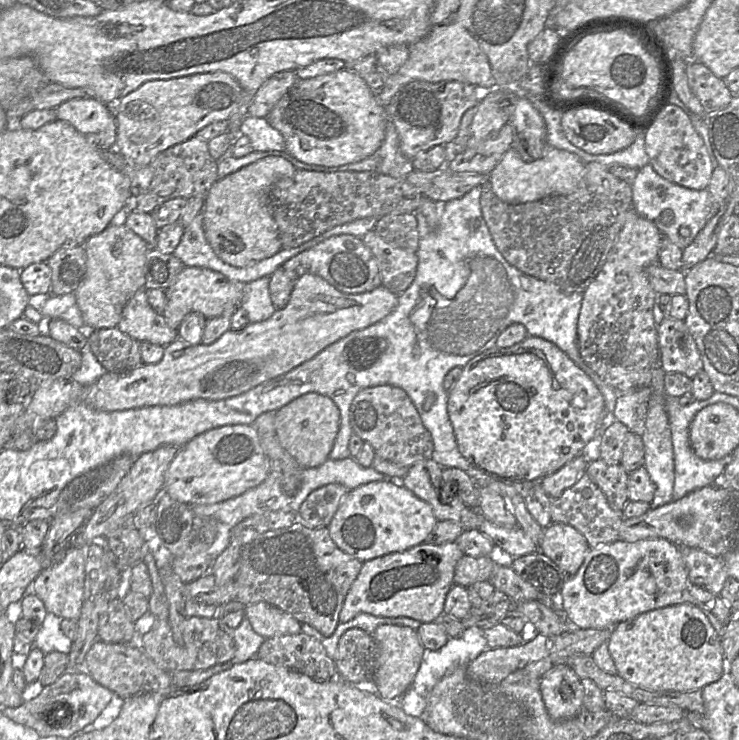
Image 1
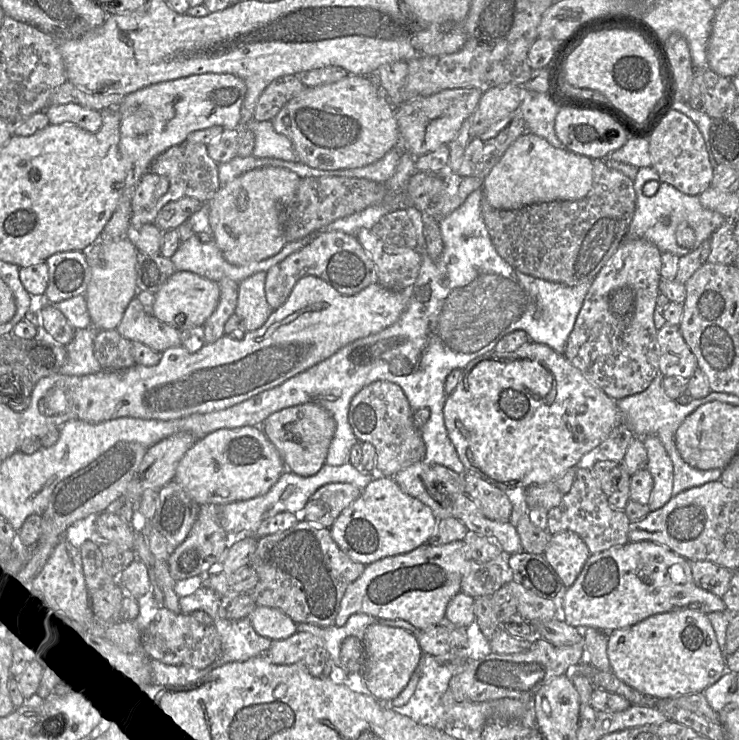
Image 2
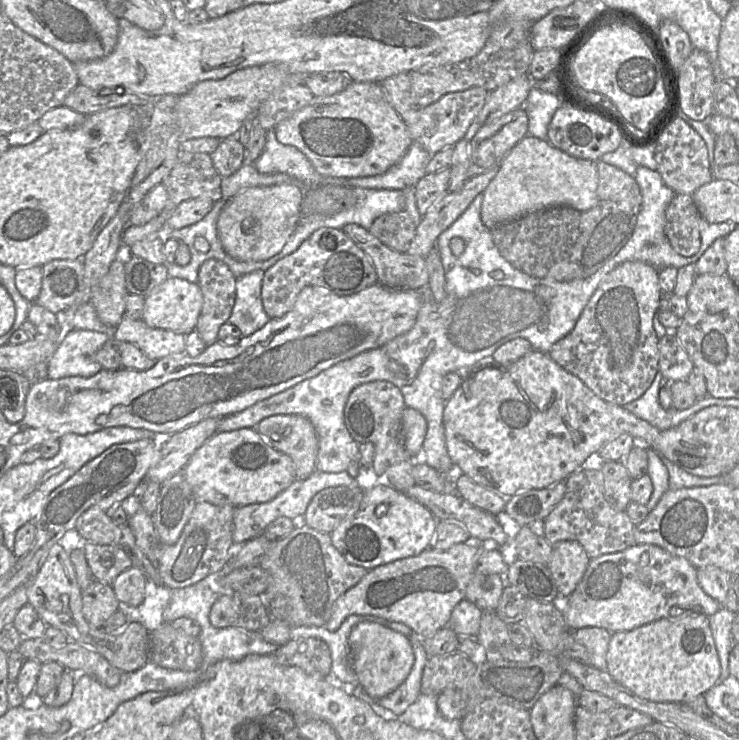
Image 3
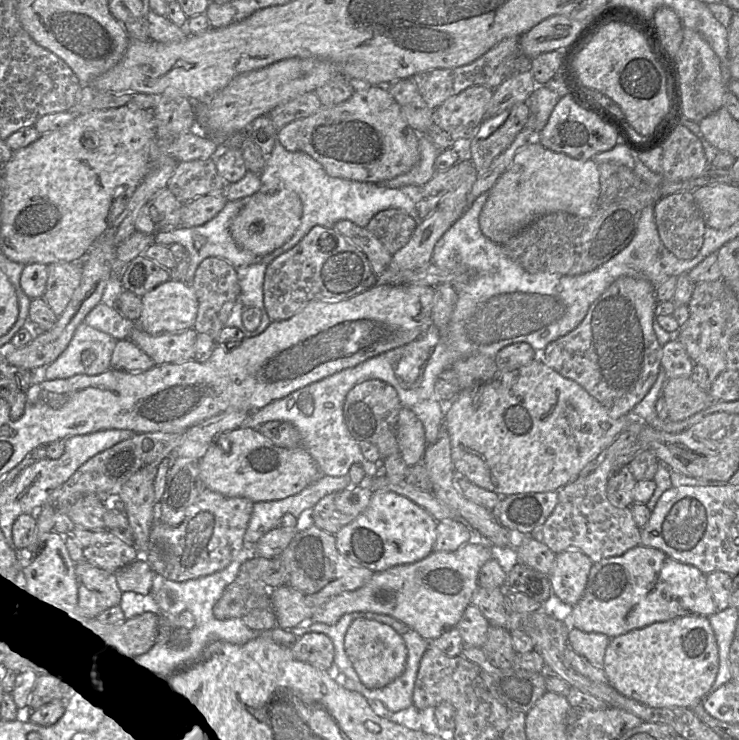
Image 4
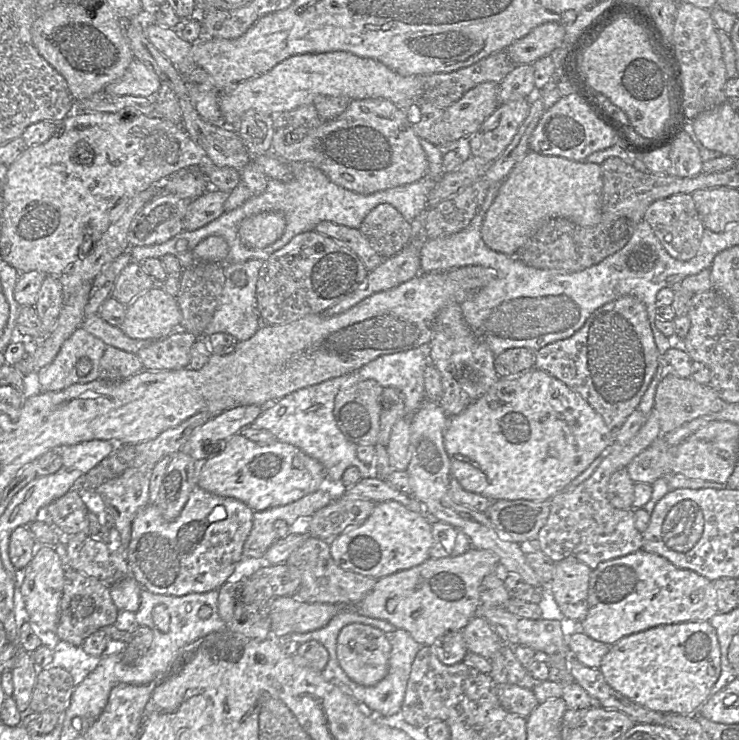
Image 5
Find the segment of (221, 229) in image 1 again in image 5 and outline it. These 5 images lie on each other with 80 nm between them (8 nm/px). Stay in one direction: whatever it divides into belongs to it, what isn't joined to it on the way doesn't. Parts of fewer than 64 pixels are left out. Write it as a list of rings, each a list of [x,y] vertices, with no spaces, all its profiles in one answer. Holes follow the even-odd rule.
[[[264,212],[242,221],[239,236],[249,248],[262,249],[277,242],[285,232],[286,219],[282,212]]]

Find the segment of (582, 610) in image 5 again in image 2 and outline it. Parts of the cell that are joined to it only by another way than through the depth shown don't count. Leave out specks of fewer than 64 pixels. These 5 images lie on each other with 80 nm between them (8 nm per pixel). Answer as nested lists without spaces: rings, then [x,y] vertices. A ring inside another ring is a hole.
[[[574,532],[551,535],[544,556],[557,572],[565,588],[573,585],[591,553],[585,542]]]

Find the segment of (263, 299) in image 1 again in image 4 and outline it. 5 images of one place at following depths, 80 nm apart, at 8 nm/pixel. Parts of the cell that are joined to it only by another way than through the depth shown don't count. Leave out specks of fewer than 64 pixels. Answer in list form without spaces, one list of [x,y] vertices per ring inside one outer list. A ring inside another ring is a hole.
[[[258,263],[236,269],[239,294],[225,326],[240,329],[245,337],[257,336],[272,322],[263,301],[263,285],[266,264]],[[248,307],[257,308],[261,312],[261,322],[254,330],[247,330],[242,322],[242,314]]]

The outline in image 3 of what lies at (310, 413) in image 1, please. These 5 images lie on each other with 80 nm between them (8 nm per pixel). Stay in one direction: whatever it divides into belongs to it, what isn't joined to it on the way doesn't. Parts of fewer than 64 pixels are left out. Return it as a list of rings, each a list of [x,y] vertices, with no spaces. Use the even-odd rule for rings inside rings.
[[[294,414],[273,415],[255,429],[268,445],[291,458],[297,480],[304,480],[316,470],[318,437],[309,419]]]

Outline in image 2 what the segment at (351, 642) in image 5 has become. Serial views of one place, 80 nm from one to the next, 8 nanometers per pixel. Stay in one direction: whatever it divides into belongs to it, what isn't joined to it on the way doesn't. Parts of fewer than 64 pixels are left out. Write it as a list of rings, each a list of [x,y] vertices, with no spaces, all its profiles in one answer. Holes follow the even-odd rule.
[[[371,624],[364,633],[365,661],[363,681],[377,700],[391,701],[407,685],[423,654],[418,637],[402,628]]]

